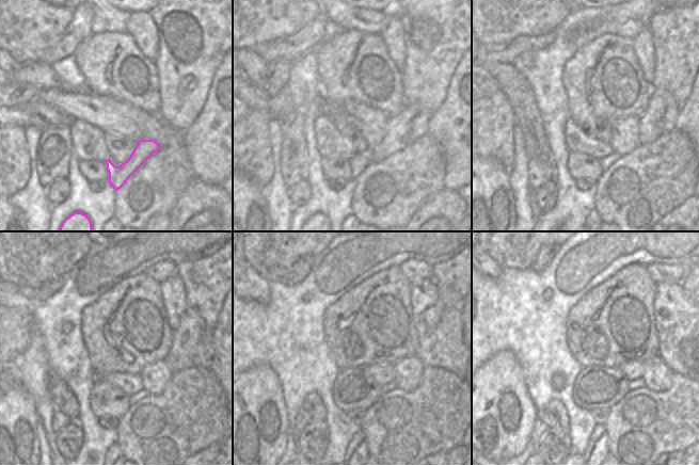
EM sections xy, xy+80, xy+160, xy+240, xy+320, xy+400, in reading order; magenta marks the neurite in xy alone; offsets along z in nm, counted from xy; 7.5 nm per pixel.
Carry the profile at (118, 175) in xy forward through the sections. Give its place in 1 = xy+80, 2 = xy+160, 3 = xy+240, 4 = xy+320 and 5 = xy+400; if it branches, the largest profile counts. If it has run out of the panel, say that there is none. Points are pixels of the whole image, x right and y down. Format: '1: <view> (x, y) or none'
1: xy+80 (412, 123)
2: xy+160 (661, 114)
3: xy+240 (187, 335)
4: xy+320 (447, 297)
5: xy+400 (688, 284)

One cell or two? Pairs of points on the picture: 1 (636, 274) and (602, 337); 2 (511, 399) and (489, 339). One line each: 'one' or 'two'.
1: one
2: two

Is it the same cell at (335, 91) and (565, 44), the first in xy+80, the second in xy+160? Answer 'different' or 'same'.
different

